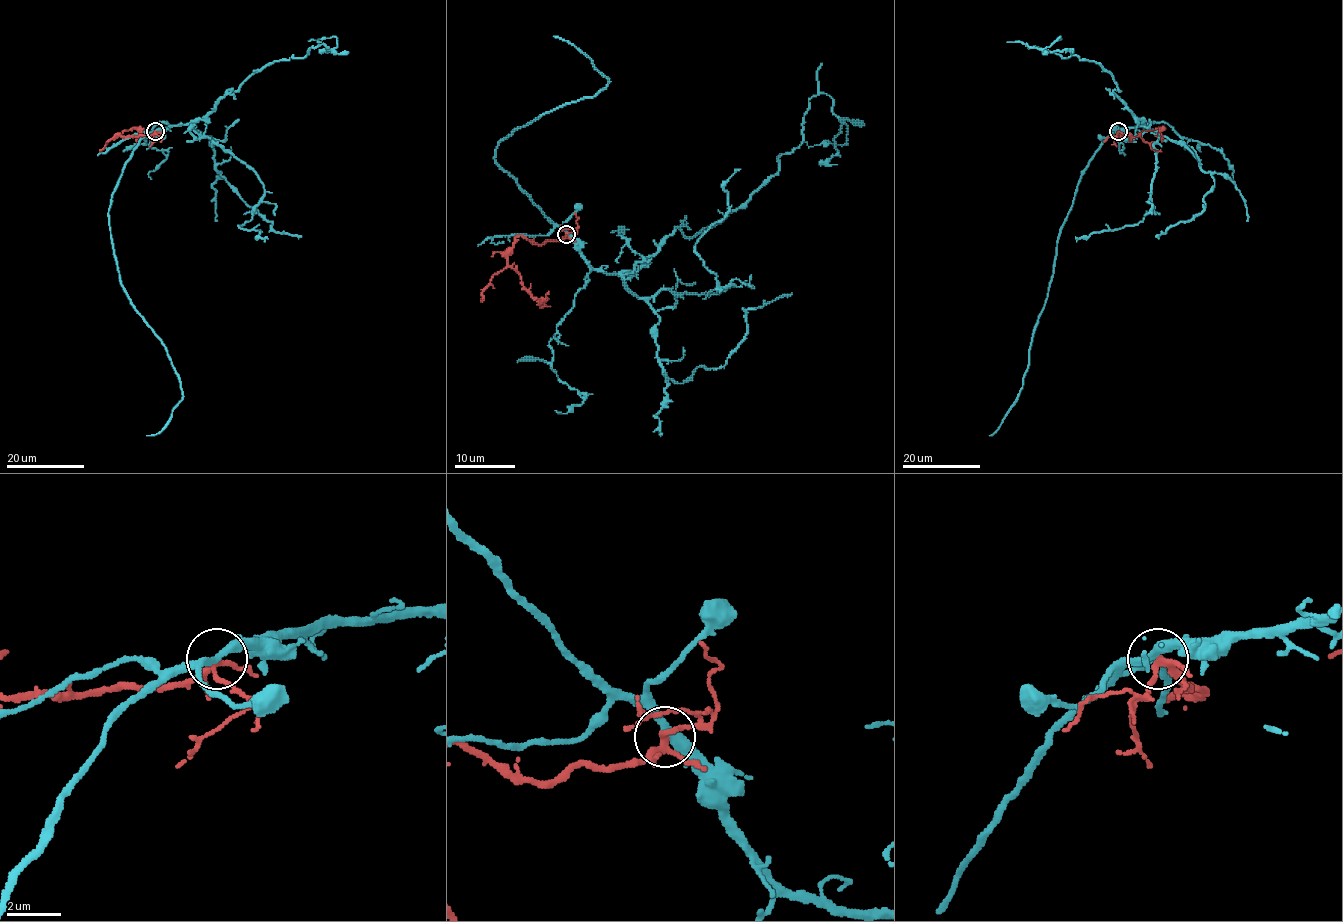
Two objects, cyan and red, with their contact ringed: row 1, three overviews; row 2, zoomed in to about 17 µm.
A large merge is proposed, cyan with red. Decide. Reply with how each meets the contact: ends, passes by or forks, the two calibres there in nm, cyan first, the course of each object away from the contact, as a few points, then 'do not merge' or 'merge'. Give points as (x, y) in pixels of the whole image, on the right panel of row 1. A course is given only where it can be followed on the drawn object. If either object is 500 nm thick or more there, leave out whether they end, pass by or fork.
cyan passes by; red forks there; 300 nm thick on the cyan side, 180 nm on the other; cyan runs (1117, 131), (1105, 141), (1081, 176), (1058, 239), (1022, 387), (1001, 424), (989, 435); red runs (1117, 131), (1124, 136), (1118, 137), (1137, 137), (1144, 130), (1160, 129), (1162, 141); do not merge

